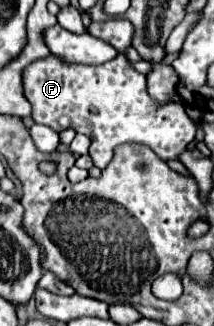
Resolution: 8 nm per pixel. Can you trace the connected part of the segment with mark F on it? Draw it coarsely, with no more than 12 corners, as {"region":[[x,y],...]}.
{"region":[[127,19],[87,31],[119,53],[99,67],[45,57],[23,71],[33,121],[163,161],[193,141],[181,103],[159,105],[125,57]]}

